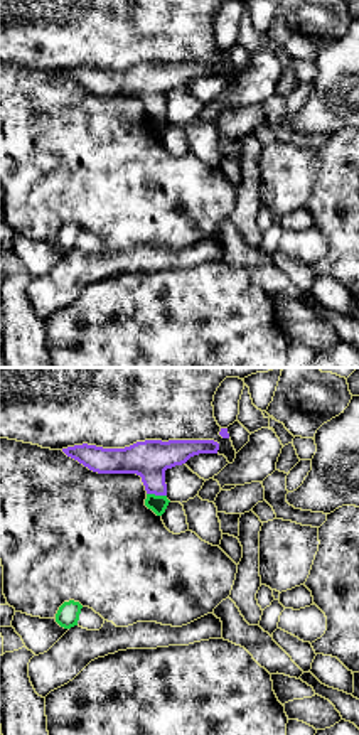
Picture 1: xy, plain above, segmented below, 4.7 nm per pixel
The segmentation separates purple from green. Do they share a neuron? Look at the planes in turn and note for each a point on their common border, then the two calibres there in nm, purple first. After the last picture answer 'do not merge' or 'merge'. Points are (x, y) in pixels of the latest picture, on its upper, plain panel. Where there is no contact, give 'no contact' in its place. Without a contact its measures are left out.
contact (157, 117); calibres 180 and 80 nm

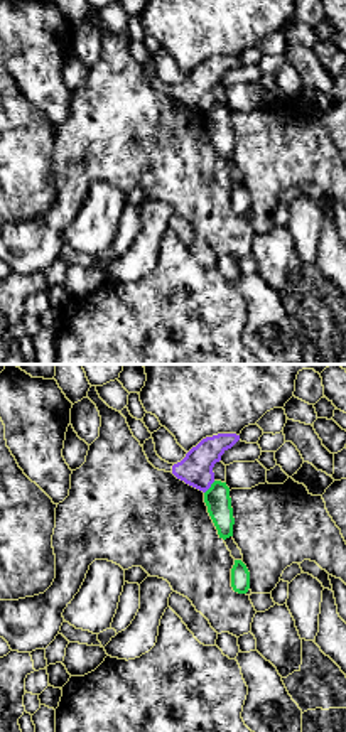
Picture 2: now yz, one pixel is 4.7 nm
contact (210, 108); calibres 160 and 120 nm

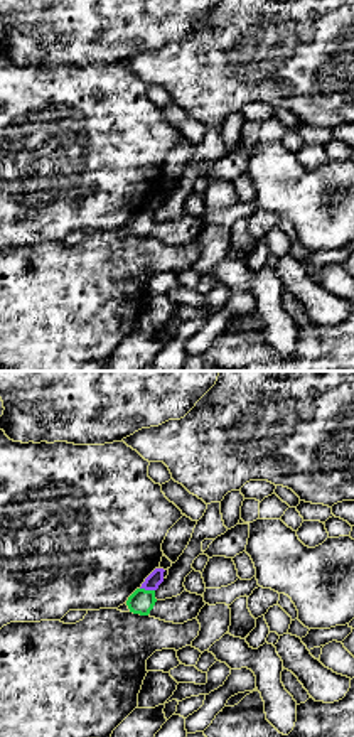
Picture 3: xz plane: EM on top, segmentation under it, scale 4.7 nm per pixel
contact (147, 211); calibres 70 and 120 nm

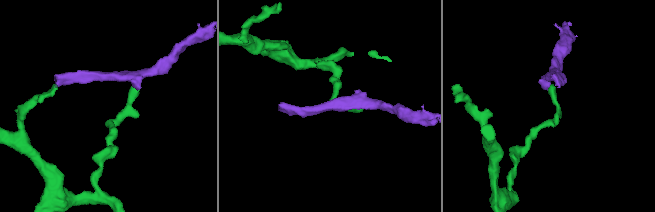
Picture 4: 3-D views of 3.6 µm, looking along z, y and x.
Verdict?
do not merge

